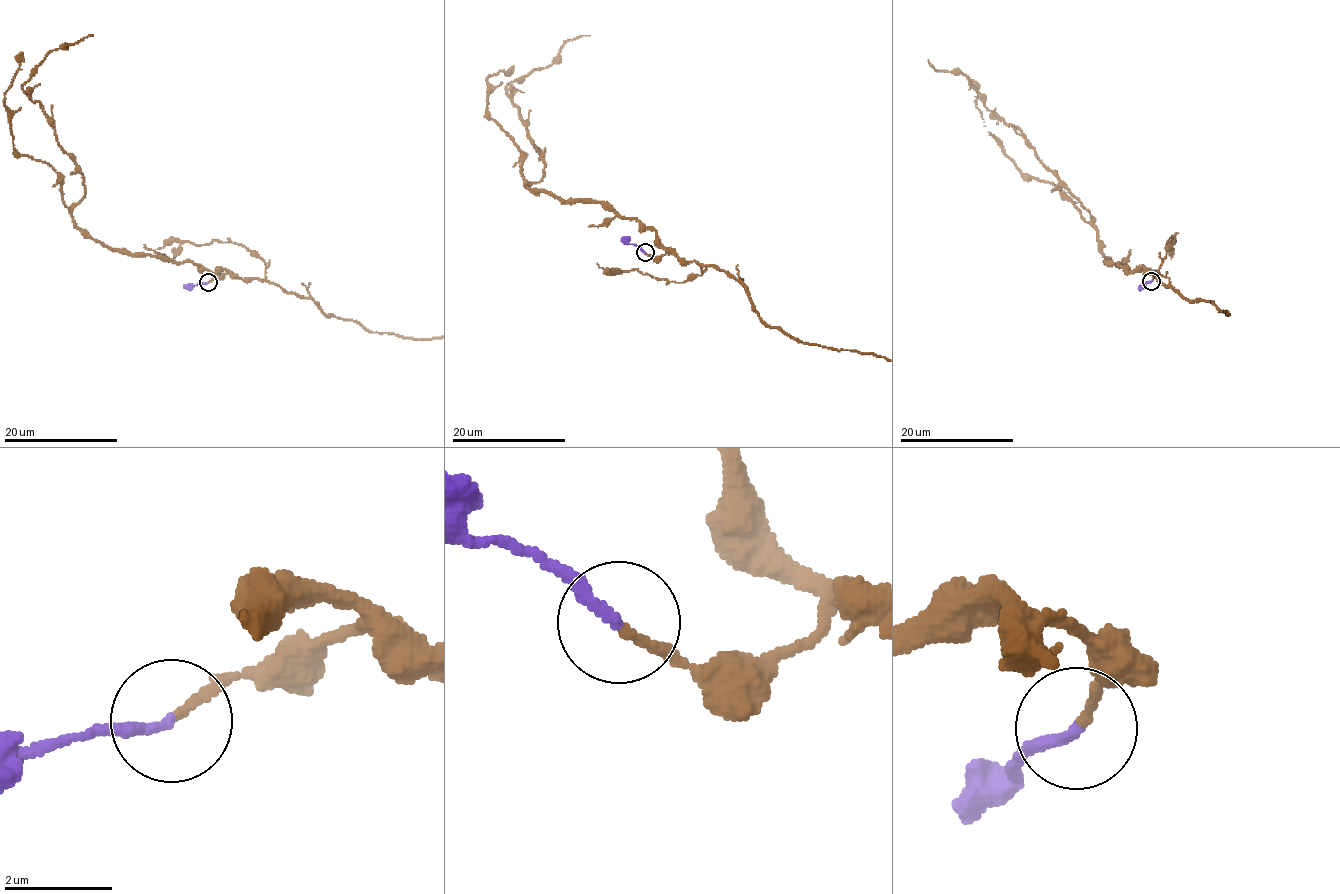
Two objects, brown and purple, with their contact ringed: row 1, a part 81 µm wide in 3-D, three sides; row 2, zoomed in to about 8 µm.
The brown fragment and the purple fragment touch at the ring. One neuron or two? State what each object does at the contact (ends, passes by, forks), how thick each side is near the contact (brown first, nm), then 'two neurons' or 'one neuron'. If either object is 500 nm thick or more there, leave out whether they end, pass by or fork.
brown ends there; purple ends there; 170 nm thick on the brown side, 200 nm on the other; one neuron

